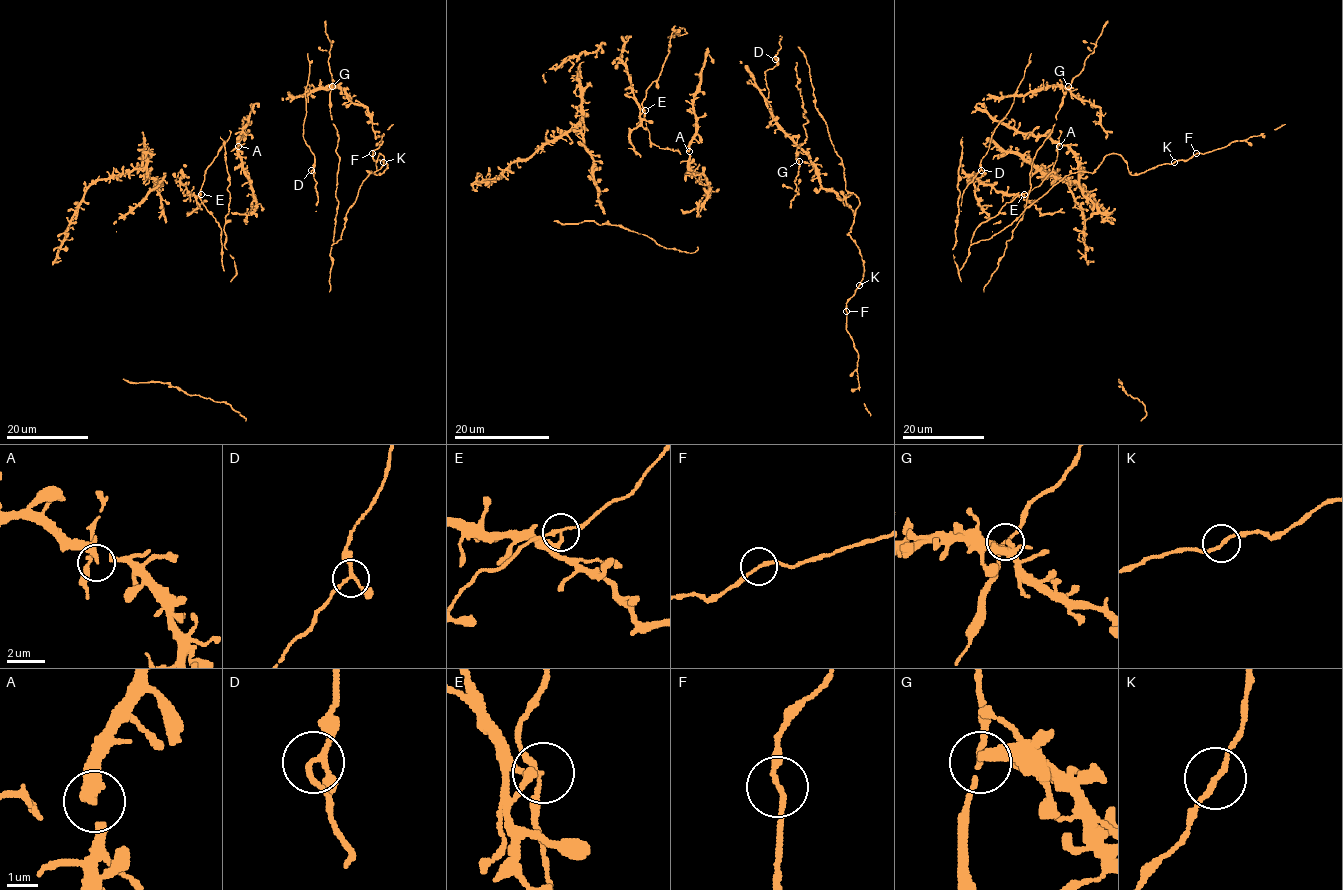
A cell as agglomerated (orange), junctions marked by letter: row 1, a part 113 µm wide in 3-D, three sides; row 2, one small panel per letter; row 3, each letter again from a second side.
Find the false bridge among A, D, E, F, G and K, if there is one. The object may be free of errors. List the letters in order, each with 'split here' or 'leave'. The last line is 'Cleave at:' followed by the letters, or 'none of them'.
A: leave
D: leave
E: leave
F: leave
G: leave
K: leave
Cleave at: none of them

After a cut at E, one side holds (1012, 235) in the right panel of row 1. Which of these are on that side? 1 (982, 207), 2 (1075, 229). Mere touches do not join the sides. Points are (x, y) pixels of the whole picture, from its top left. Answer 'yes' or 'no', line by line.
1: no
2: yes

